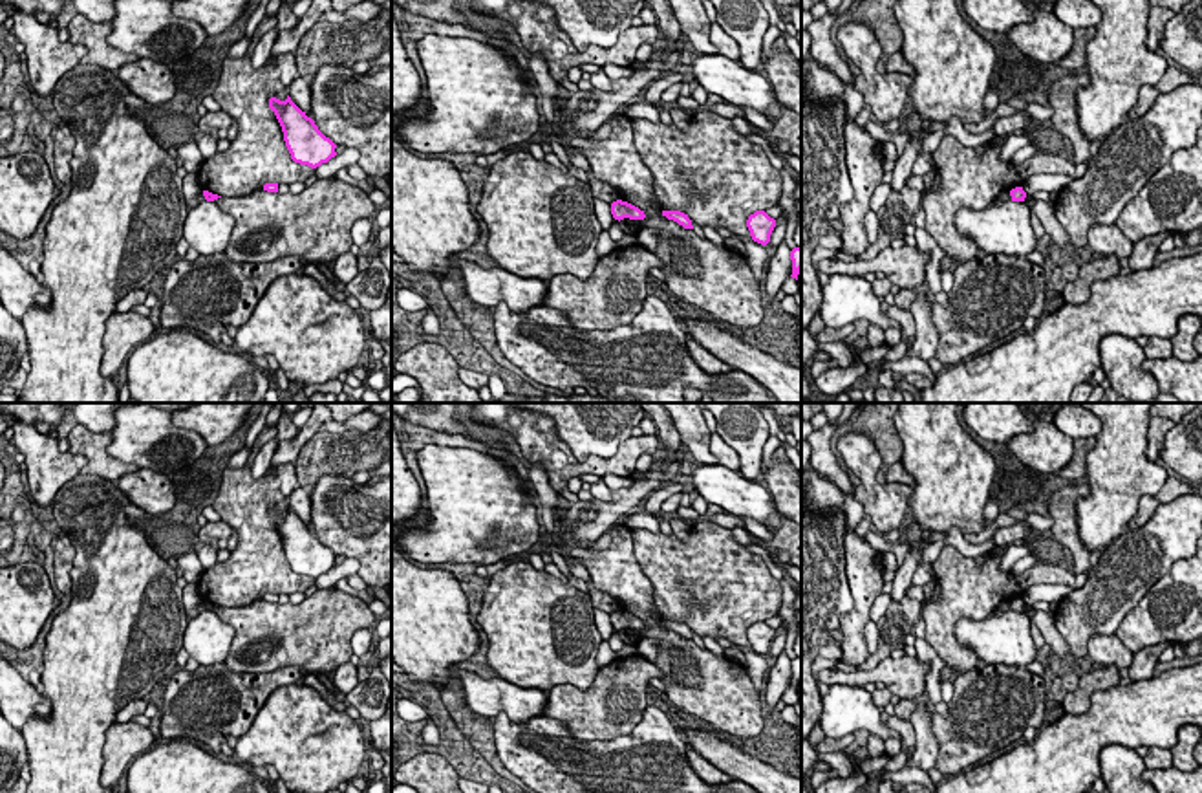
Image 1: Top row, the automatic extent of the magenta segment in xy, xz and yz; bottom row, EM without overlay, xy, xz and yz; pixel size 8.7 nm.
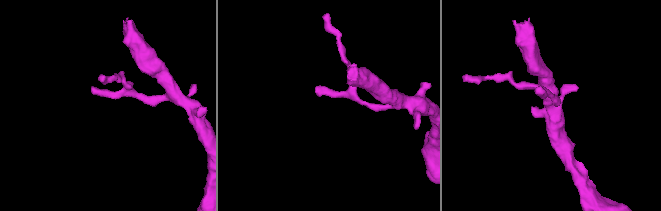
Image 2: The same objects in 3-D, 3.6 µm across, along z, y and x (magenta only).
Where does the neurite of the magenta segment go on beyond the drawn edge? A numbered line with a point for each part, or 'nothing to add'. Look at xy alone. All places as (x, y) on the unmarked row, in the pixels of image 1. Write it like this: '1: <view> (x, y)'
nothing to add

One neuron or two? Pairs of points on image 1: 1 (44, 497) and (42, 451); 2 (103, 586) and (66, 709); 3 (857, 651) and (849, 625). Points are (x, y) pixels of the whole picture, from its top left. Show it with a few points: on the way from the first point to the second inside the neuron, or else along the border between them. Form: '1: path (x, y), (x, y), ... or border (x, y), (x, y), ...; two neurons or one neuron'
1: path (44, 486), (44, 462); one neuron
2: path (103, 618), (103, 651), (88, 678); one neuron
3: path (855, 645), (853, 630); one neuron

